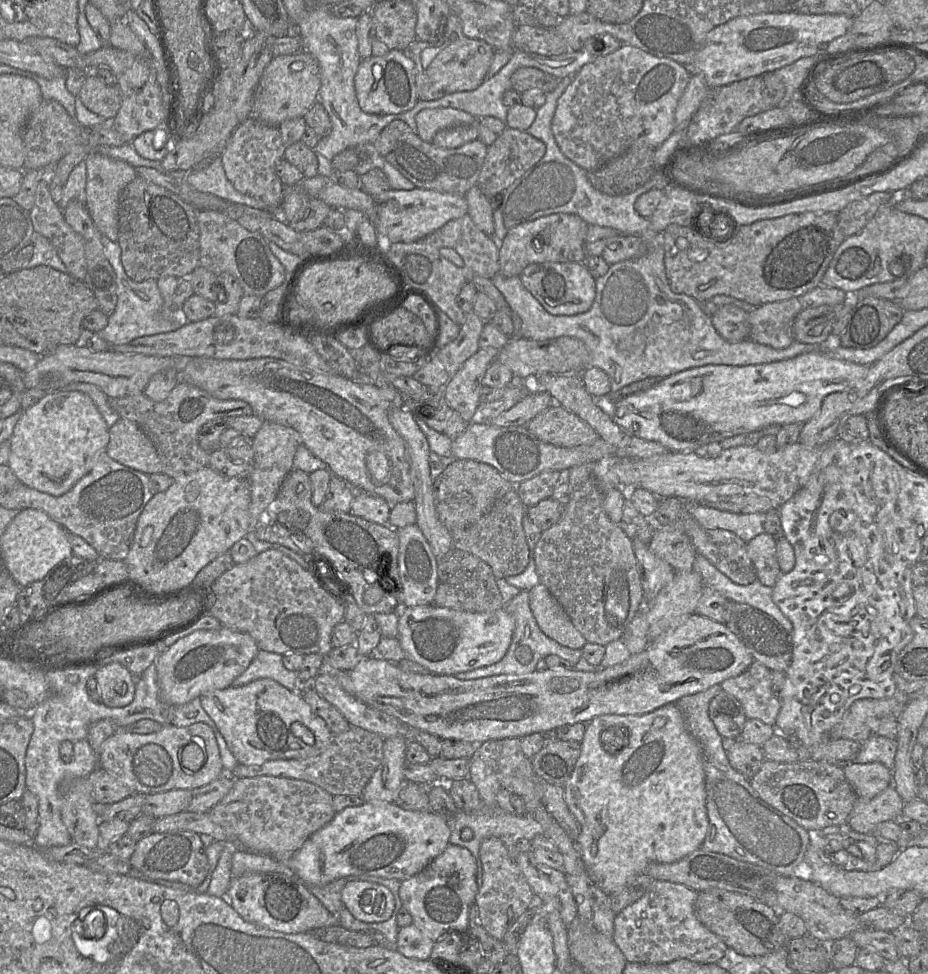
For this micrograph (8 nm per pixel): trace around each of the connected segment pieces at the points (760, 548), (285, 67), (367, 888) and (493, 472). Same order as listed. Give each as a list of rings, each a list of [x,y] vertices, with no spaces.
[[[763,532],[746,545],[756,579],[764,586],[773,587],[782,574],[777,559],[776,542],[774,538]]]
[[[301,50],[293,54],[272,57],[255,89],[251,116],[271,125],[279,125],[292,118],[302,118],[317,101],[320,84],[318,63],[307,51]]]
[[[349,880],[342,888],[341,899],[353,917],[367,923],[388,920],[395,908],[389,888],[365,880]]]
[[[453,459],[433,481],[438,519],[449,532],[459,531],[482,518],[508,491],[515,488],[492,466],[470,459]]]

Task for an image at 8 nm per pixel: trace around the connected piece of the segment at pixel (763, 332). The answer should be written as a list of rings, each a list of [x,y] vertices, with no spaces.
[[[798,298],[754,306],[748,312],[749,339],[775,349],[789,347],[795,340],[792,325],[802,306]]]

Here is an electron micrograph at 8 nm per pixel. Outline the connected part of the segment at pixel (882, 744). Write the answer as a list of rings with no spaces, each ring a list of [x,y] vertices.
[[[872,734],[861,743],[859,753],[854,763],[866,764],[870,762],[880,762],[893,772],[896,751],[896,740]]]

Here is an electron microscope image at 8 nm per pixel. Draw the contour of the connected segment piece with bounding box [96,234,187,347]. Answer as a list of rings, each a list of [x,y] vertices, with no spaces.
[[[102,234],[100,240],[103,245],[104,254],[115,271],[117,303],[114,312],[109,317],[108,325],[97,332],[97,336],[107,341],[111,347],[111,345],[127,344],[140,337],[172,332],[187,323],[182,318],[181,310],[176,310],[174,307],[168,309],[163,306],[163,297],[156,279],[136,282],[126,274],[121,262],[121,247],[118,242],[109,240]]]

